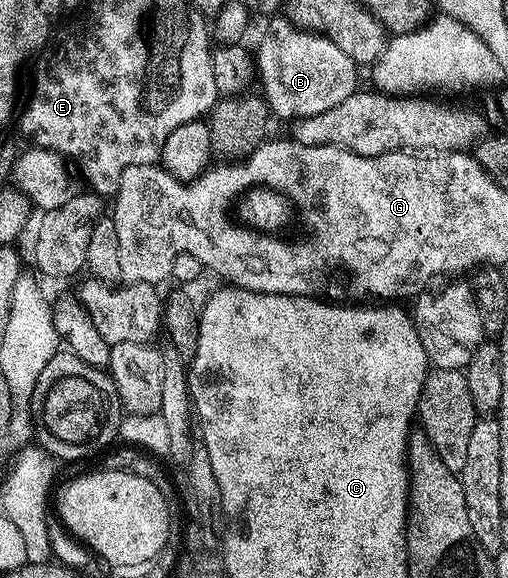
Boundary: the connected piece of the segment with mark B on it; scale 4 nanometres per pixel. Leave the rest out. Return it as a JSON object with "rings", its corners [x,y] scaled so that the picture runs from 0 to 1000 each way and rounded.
{"rings":[[[559,31],[531,38],[522,64],[502,81],[502,109],[510,152],[514,145],[512,157],[530,182],[531,196],[539,202],[555,201],[567,211],[636,197],[652,190],[652,183],[667,183],[667,176],[707,152],[707,112],[683,100],[683,93],[675,93],[659,73],[642,62],[598,55]]]}

